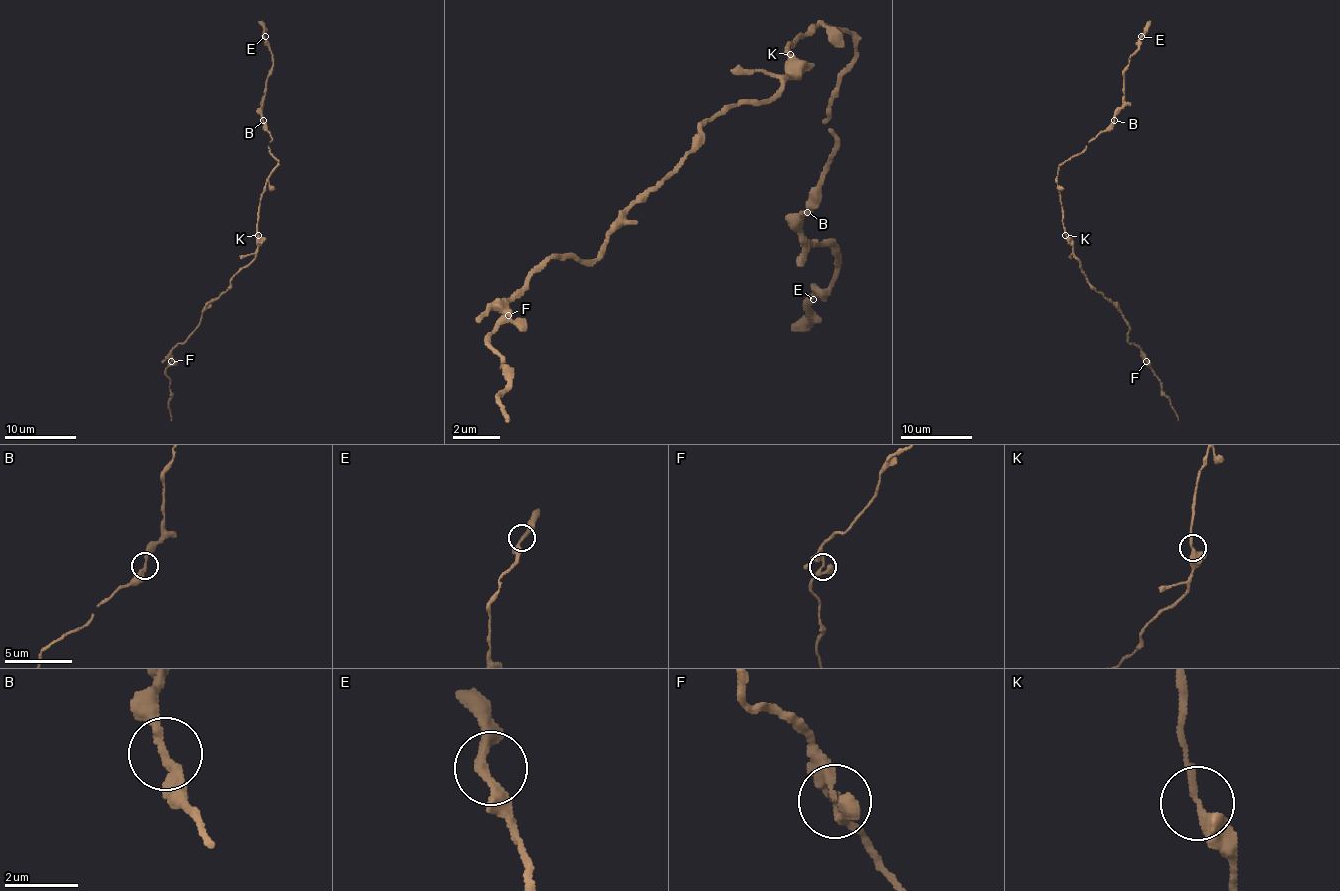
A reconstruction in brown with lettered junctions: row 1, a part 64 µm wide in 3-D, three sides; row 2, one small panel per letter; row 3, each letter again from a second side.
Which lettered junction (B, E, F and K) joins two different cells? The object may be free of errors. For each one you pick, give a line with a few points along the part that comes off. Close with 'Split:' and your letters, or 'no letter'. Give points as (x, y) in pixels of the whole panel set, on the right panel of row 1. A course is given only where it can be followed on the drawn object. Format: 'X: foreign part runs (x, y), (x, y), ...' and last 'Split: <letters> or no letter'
Split: no letter

